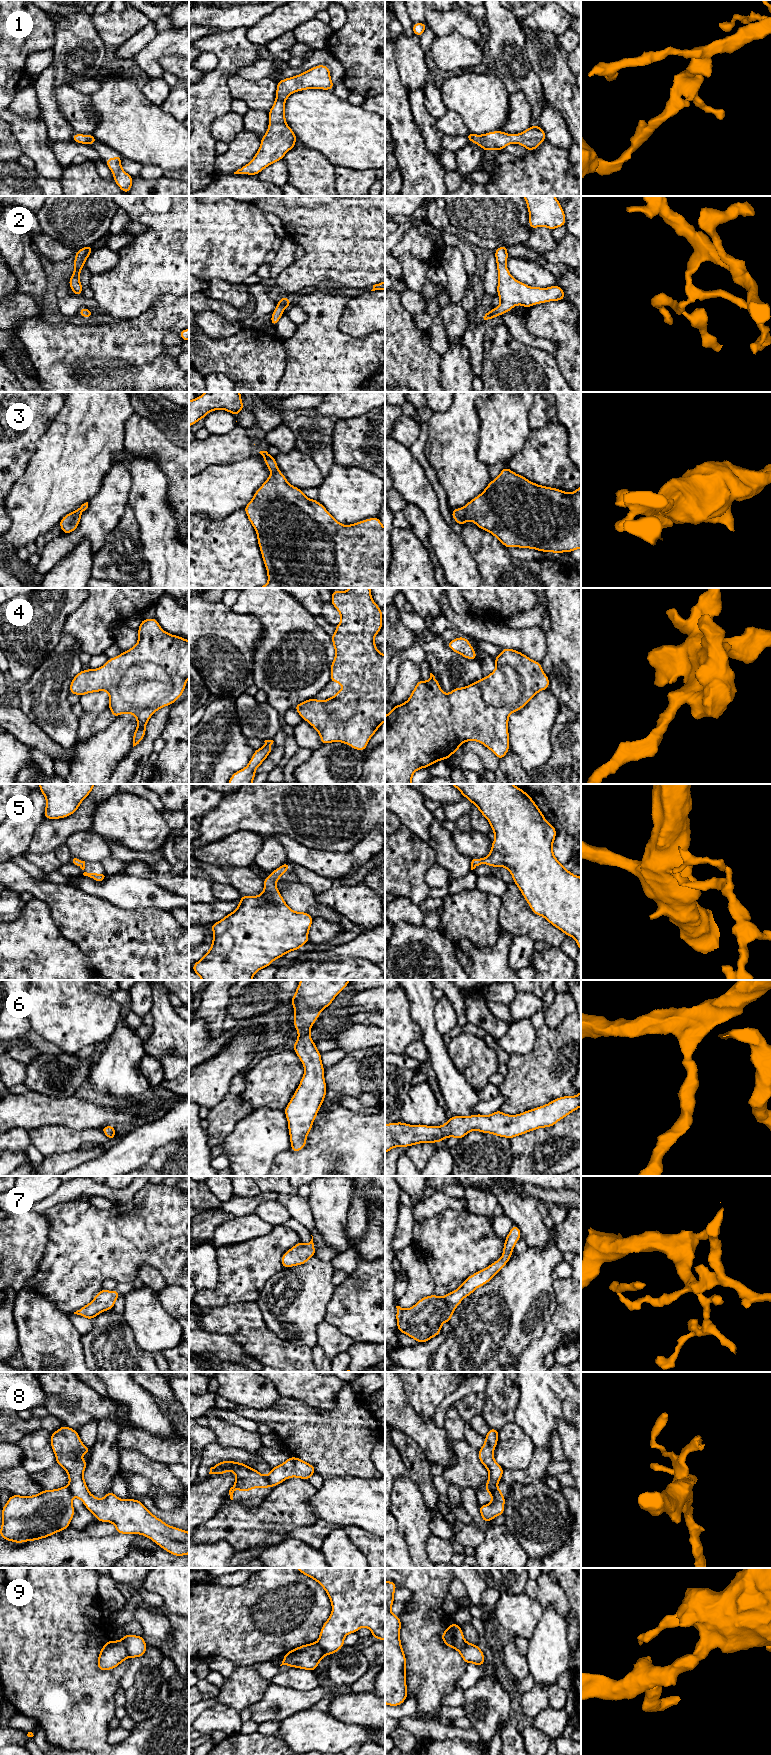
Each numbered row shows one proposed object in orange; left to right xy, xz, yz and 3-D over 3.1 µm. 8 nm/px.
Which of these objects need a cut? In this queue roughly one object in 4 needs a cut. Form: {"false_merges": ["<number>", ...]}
{"false_merges": ["8", "9"]}

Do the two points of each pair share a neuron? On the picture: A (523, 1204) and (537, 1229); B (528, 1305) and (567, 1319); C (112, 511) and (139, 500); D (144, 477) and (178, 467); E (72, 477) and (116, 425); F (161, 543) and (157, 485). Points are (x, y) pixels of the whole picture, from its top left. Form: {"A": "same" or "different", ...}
{"A": "same", "B": "different", "C": "different", "D": "different", "E": "same", "F": "same"}

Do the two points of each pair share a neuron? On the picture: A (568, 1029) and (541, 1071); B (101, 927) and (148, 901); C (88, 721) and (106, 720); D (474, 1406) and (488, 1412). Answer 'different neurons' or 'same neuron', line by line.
A: same neuron
B: different neurons
C: same neuron
D: different neurons

